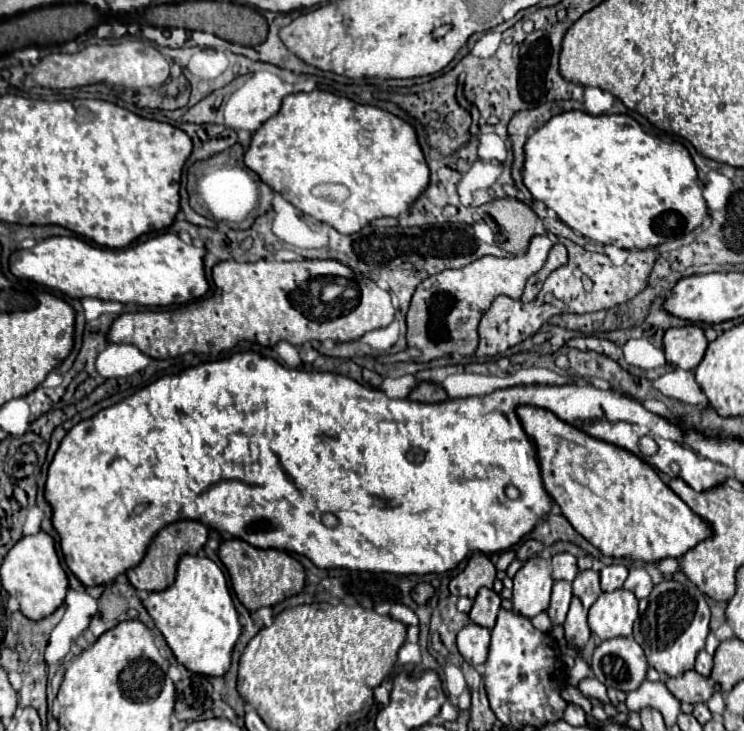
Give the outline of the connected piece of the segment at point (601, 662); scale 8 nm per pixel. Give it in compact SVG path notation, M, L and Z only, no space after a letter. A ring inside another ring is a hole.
M617 637L603 641L595 649L591 669L605 687L631 693L645 681L649 665L633 637Z

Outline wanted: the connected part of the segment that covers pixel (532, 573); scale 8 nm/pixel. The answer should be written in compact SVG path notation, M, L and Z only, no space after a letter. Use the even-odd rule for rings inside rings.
M535 555L513 577L513 609L525 617L535 617L549 607L551 599L551 565Z

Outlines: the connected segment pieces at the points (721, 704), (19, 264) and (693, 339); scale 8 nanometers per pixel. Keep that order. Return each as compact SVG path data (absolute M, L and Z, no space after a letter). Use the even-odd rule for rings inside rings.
M715 689L711 699L707 701L707 707L711 713L723 713L725 711L725 699L723 699L723 691L721 689Z
M171 232L160 233L157 237L151 237L139 245L131 245L127 249L97 247L77 236L49 237L45 241L39 241L33 249L15 251L9 259L9 267L15 277L33 279L69 297L77 297L77 299L97 297L105 301L137 303L137 305L147 305L147 307L169 307L169 305L195 301L207 293L209 281L205 277L205 263L203 263L205 253L207 253L205 247L185 243L177 233Z
M685 325L679 329L667 329L663 337L663 349L667 363L681 369L695 369L707 349L703 329L697 325Z

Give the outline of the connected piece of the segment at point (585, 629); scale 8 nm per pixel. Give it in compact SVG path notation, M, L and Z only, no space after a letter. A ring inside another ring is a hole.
M577 597L571 599L571 607L569 607L569 613L567 613L563 627L565 627L565 639L571 645L585 647L585 643L591 637L591 629L587 625L587 611L583 609L583 605Z

